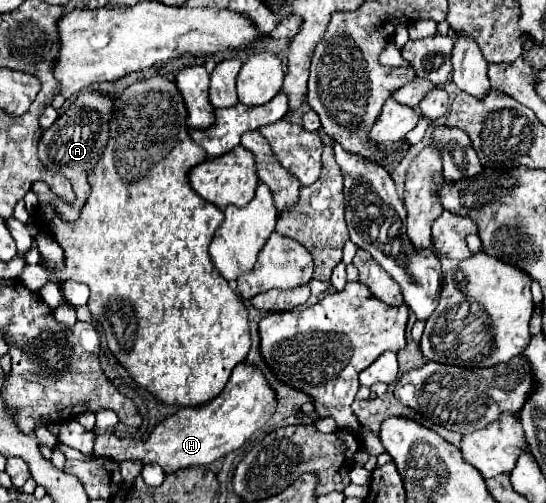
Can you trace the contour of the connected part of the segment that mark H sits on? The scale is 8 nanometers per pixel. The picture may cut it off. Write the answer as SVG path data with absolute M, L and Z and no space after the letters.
M241 362L233 368L233 374L223 388L223 392L211 400L207 406L199 408L181 408L169 418L161 420L145 440L137 438L117 438L111 432L97 434L95 454L111 458L115 462L141 462L141 464L159 464L165 474L191 466L207 466L227 452L241 448L265 422L273 416L277 408L277 394L265 374L247 362Z

